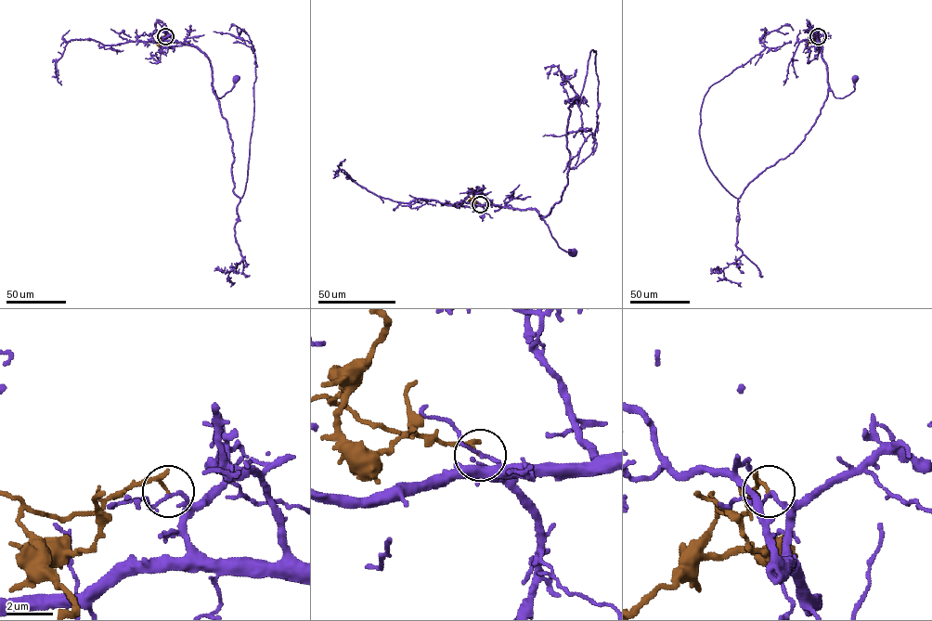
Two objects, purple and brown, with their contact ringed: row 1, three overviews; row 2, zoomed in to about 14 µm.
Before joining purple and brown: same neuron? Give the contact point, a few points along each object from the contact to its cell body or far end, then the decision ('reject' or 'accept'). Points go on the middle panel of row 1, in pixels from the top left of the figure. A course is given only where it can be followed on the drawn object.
(480, 204) | purple via (480, 204), (535, 210), (557, 245), (573, 252) | brown via (480, 204), (471, 200), (473, 195), (469, 188) | reject

